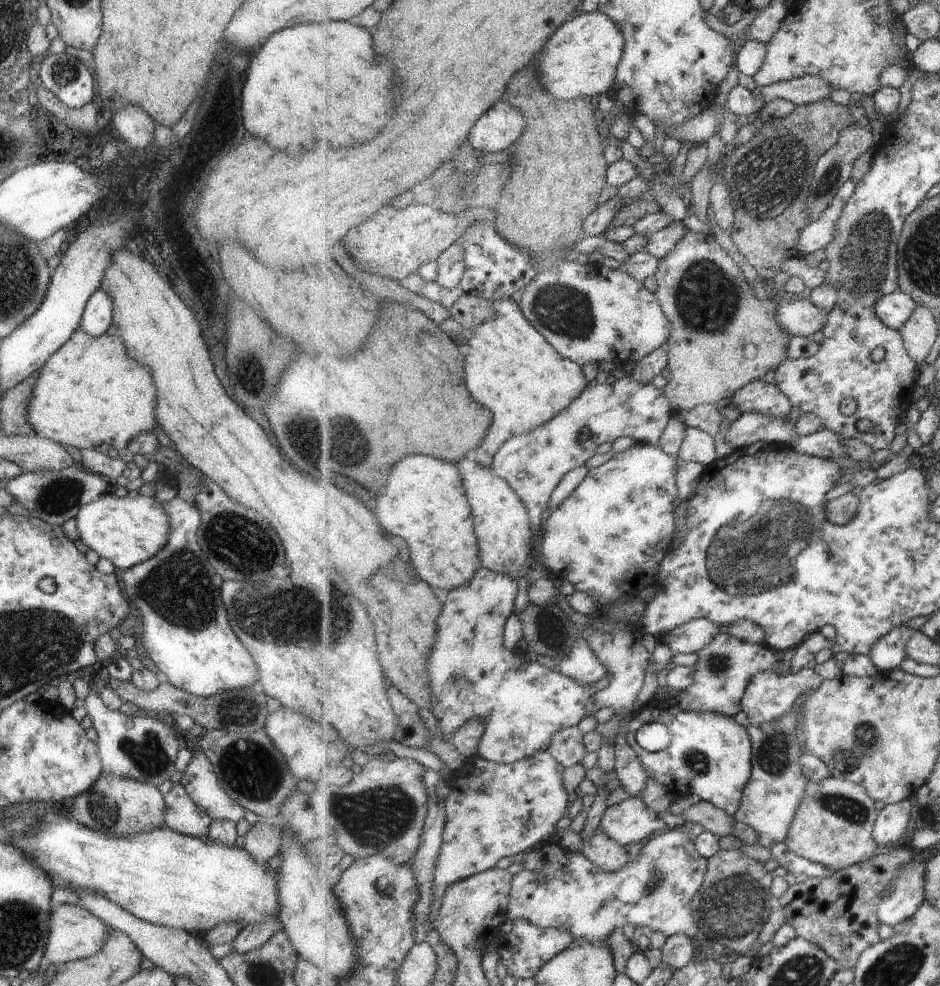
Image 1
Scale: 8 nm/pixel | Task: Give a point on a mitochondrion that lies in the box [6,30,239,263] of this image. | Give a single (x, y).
(67, 71)

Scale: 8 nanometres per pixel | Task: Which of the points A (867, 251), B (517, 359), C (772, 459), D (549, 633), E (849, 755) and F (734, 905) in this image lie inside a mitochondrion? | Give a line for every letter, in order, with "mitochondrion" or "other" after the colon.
A: mitochondrion
B: other
C: other
D: mitochondrion
E: mitochondrion
F: mitochondrion

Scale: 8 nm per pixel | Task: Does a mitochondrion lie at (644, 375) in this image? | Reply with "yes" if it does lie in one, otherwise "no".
no

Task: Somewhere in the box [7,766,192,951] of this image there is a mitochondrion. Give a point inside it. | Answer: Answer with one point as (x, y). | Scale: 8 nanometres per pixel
(105, 811)

